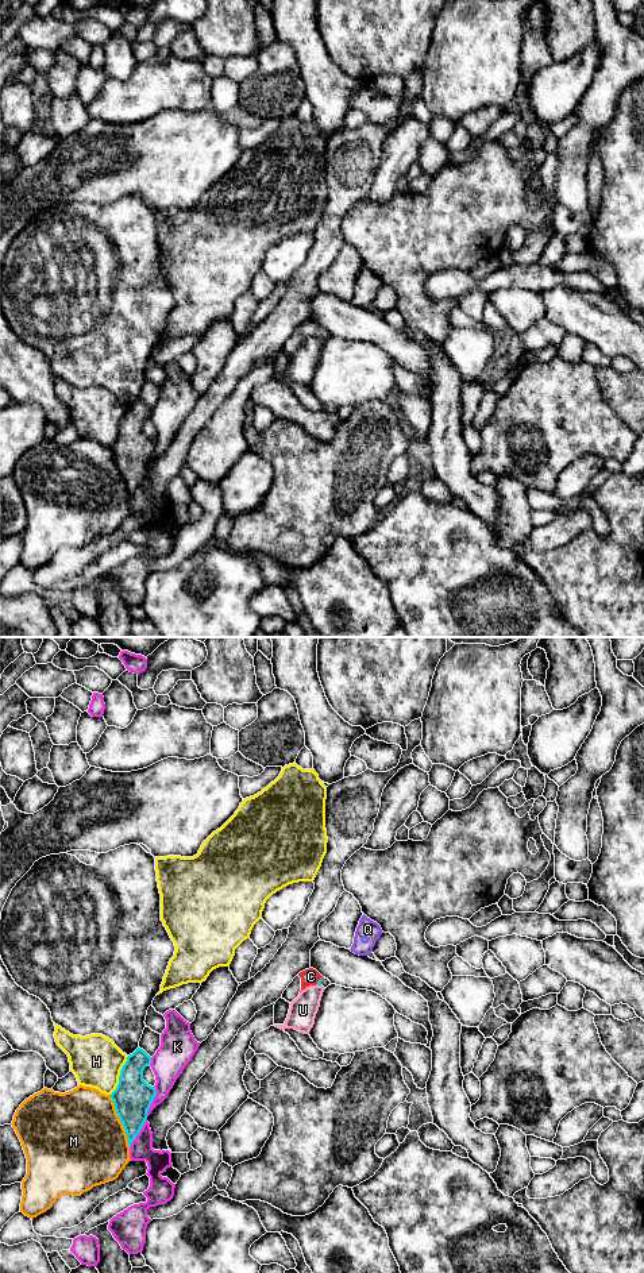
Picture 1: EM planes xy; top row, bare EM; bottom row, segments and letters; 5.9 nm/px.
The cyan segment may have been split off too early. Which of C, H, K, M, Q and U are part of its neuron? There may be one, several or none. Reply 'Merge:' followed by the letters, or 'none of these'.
Merge: C, Q

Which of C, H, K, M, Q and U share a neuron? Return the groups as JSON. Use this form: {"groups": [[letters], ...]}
{"groups": [["C", "Q"], ["H"], ["K"], ["M"], ["U"]]}

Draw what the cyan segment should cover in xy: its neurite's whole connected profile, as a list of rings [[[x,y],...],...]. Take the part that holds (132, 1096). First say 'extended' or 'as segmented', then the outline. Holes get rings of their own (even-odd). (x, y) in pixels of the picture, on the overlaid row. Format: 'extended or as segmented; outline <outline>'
as segmented; outline [[[138,1048],[127,1057],[120,1071],[119,1084],[109,1095],[126,1130],[130,1147],[142,1130],[147,1119],[147,1111],[157,1095],[155,1087],[143,1080],[143,1071],[150,1064],[151,1057]]]

